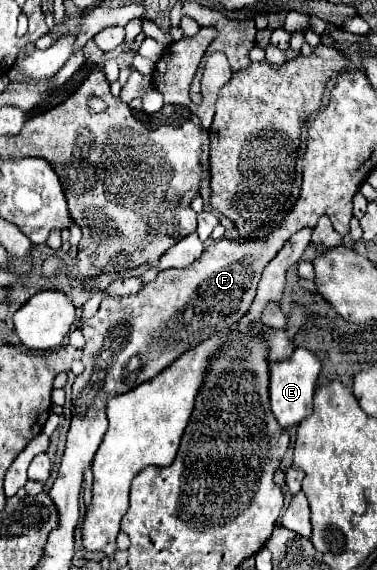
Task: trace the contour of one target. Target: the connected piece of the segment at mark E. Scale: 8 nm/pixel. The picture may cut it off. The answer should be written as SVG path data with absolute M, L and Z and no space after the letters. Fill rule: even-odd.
M295 347L287 359L273 363L271 383L269 383L271 409L283 429L301 423L313 411L313 393L315 393L319 373L321 373L321 359L305 347Z

